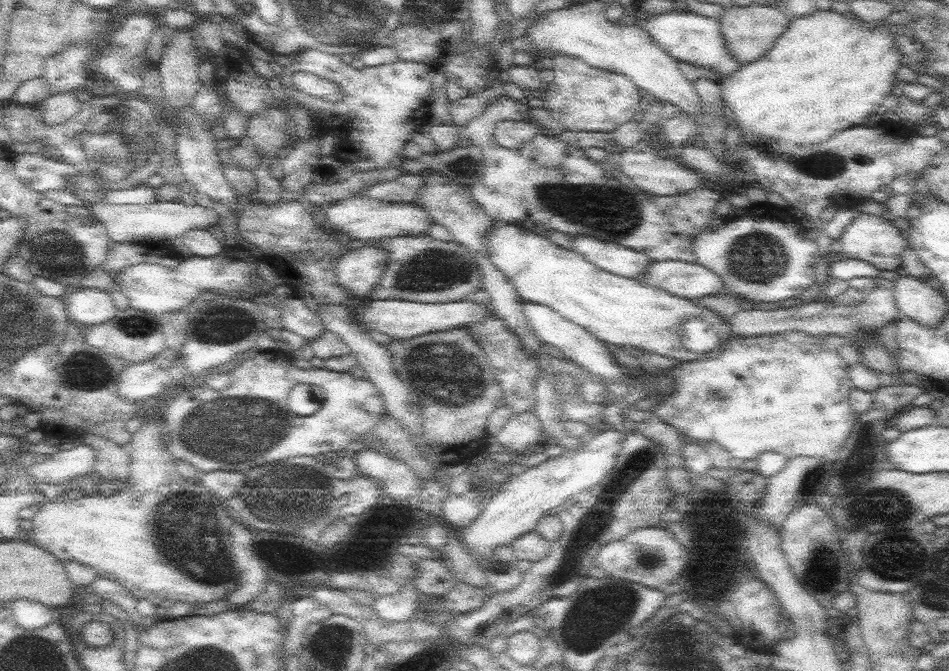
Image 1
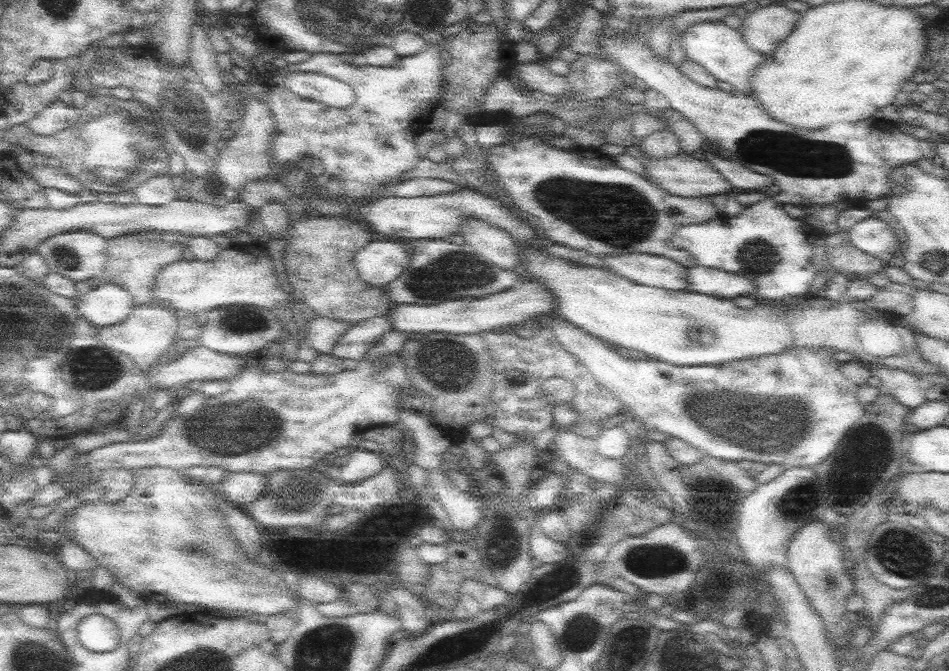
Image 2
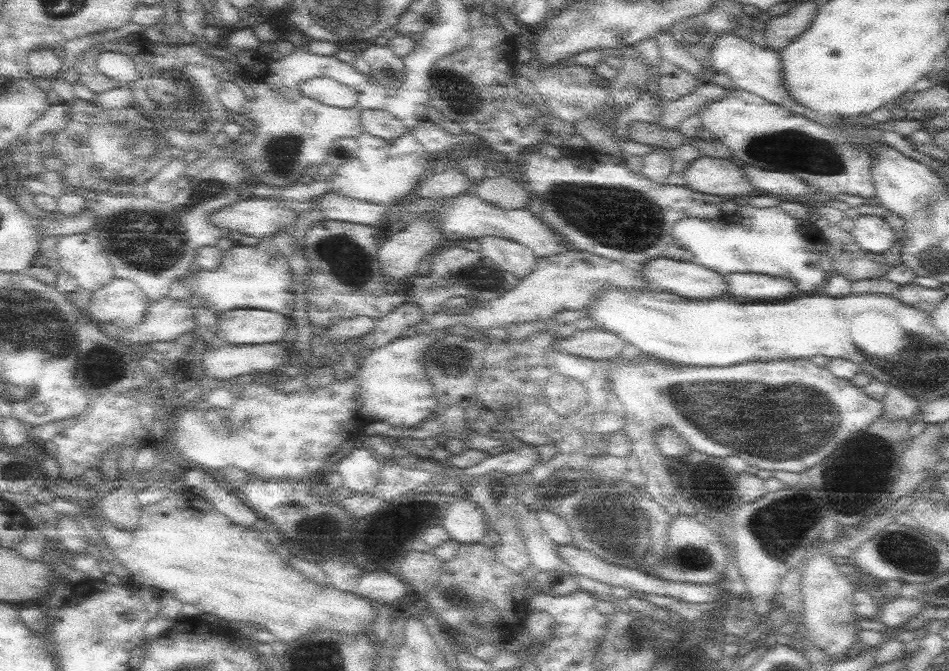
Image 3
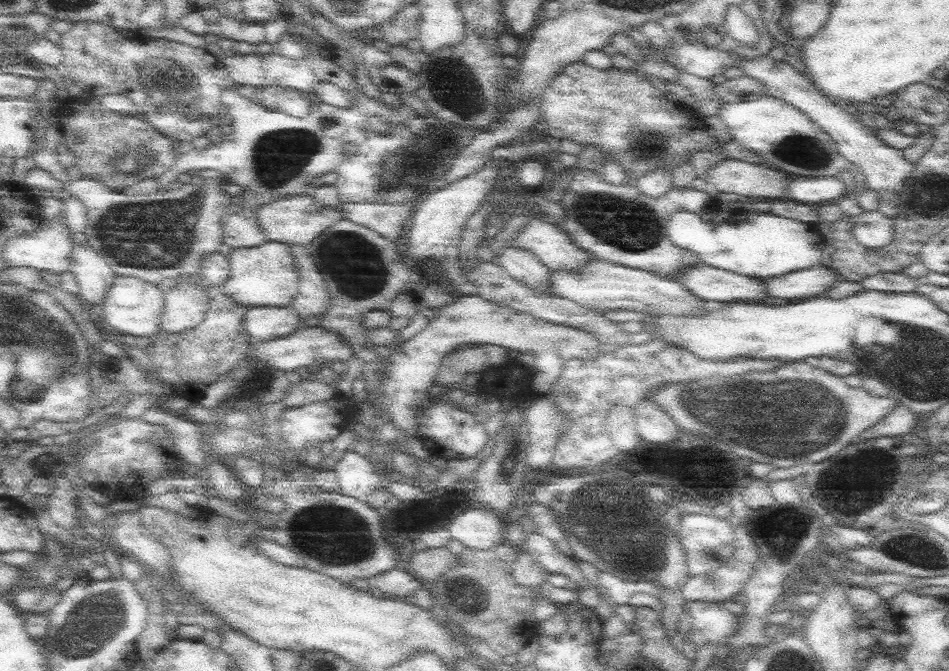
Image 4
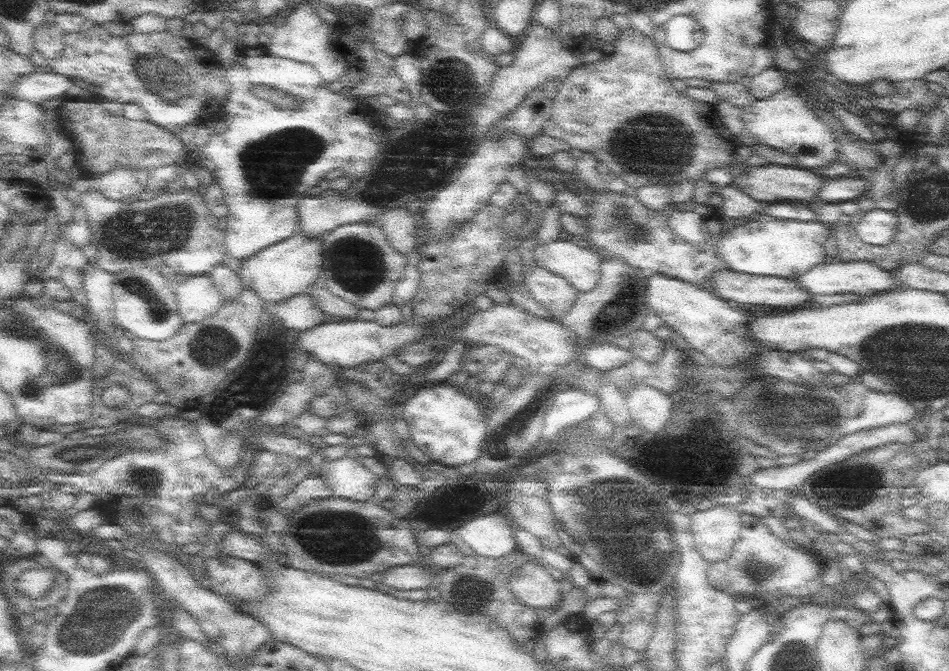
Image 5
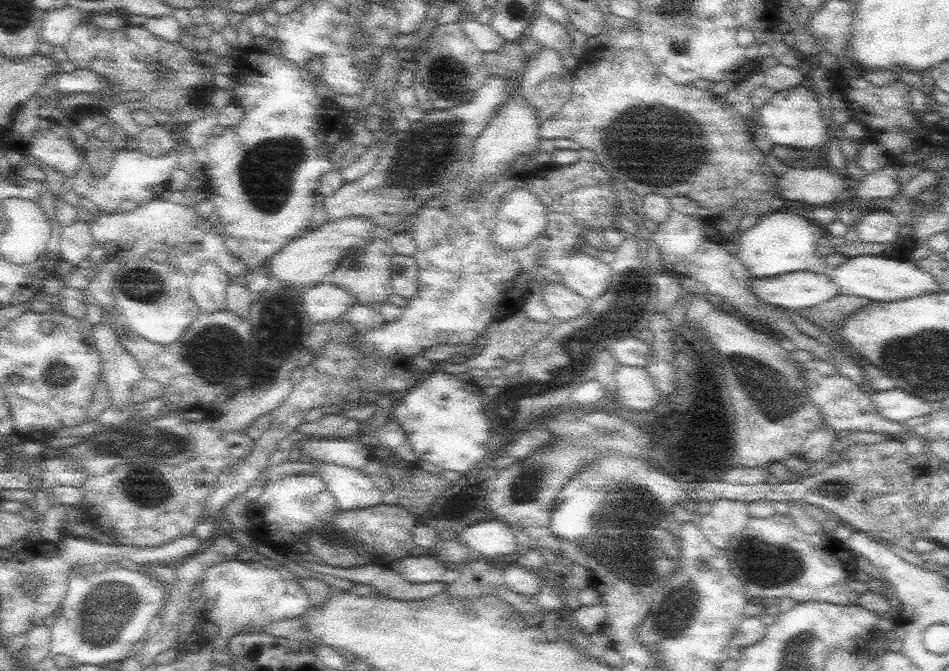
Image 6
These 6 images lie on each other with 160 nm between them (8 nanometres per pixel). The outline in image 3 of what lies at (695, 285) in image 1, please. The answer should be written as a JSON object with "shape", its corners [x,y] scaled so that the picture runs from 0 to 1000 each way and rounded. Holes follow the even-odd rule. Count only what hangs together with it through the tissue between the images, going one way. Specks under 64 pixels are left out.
{"shape":[[[771,407],[765,408],[764,413],[769,438],[795,447],[824,447],[830,444],[840,429],[840,420],[834,414],[797,407]]]}

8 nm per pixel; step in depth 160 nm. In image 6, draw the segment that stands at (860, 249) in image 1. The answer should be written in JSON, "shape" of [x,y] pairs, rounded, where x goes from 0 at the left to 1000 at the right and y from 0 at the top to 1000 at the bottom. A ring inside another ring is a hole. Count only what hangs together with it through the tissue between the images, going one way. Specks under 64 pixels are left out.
{"shape":[[[934,311],[918,314],[908,322],[902,343],[908,361],[936,362],[942,361],[948,352],[949,338],[946,323]]]}

